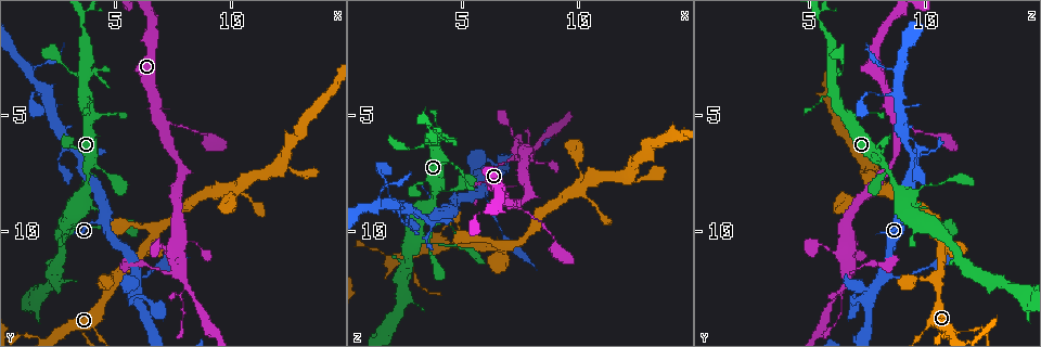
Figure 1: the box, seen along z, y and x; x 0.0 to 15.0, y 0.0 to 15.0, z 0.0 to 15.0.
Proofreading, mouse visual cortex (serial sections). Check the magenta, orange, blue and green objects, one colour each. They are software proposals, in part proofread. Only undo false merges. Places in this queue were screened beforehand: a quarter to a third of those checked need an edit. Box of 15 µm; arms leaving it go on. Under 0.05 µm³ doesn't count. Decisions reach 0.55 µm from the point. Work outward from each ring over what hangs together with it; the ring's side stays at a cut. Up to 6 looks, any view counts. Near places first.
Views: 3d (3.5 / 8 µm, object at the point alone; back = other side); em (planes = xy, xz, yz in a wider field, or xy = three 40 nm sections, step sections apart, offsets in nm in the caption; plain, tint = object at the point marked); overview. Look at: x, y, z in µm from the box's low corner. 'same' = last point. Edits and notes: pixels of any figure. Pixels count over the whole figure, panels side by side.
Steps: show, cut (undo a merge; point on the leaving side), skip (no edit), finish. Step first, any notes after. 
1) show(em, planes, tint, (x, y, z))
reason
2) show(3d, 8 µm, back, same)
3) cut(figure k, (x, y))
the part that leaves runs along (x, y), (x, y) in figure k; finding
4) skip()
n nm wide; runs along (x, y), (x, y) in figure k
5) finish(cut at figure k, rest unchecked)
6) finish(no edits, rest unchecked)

show(3d, 3.5 µm, (7.0, 5.3, 8.8))
side arm on a straight run

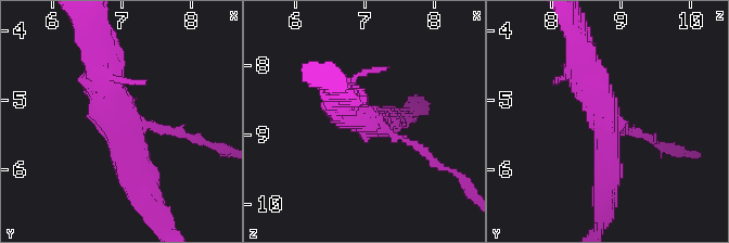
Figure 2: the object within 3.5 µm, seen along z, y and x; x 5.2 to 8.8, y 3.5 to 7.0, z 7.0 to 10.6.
show(em, xy, step 5, tint, (7.05, 5.35, 8.85))
3 arms; arms of 100, 400, 450 nm

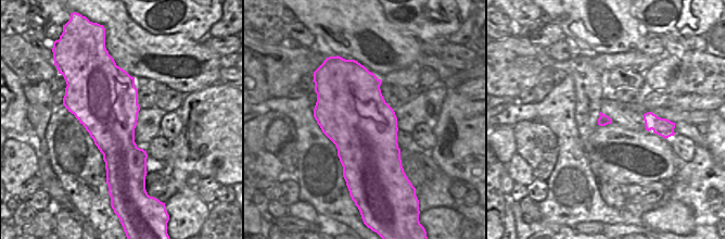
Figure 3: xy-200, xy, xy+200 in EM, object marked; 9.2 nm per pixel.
skip()
runs along (97, 61), (143, 191) in figure 2; one cell here

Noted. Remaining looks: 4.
show(3d, 3.5 µm, (2.8, 14.3, 11.1))
three arms meet

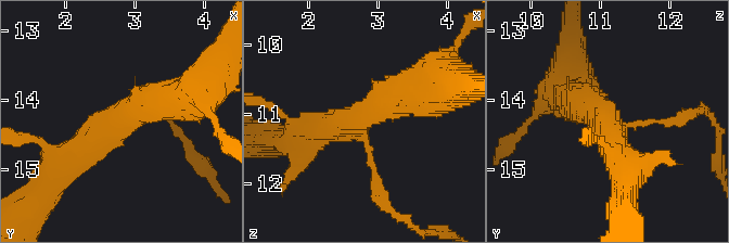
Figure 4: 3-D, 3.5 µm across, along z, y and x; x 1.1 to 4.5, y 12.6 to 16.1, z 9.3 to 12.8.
show(em, xy, step 1, tint, (2.75, 14.35, 11.10))
3 arms; arms of 100, 400, 500 nm

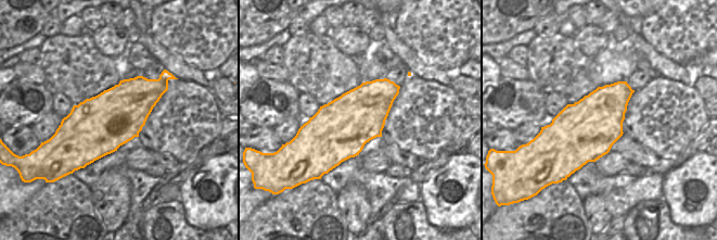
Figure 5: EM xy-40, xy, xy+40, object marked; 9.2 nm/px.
show(em, planes, tint, same)
another direction

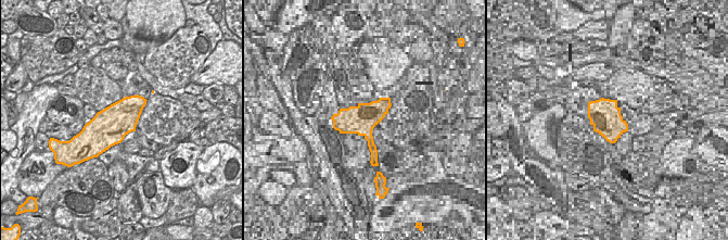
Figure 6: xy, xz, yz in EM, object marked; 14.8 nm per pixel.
skip()
runs along (178, 90), (78, 153), (52, 150) in figure 4; one cell here

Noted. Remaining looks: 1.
finish(no edits, rest unchecked)

